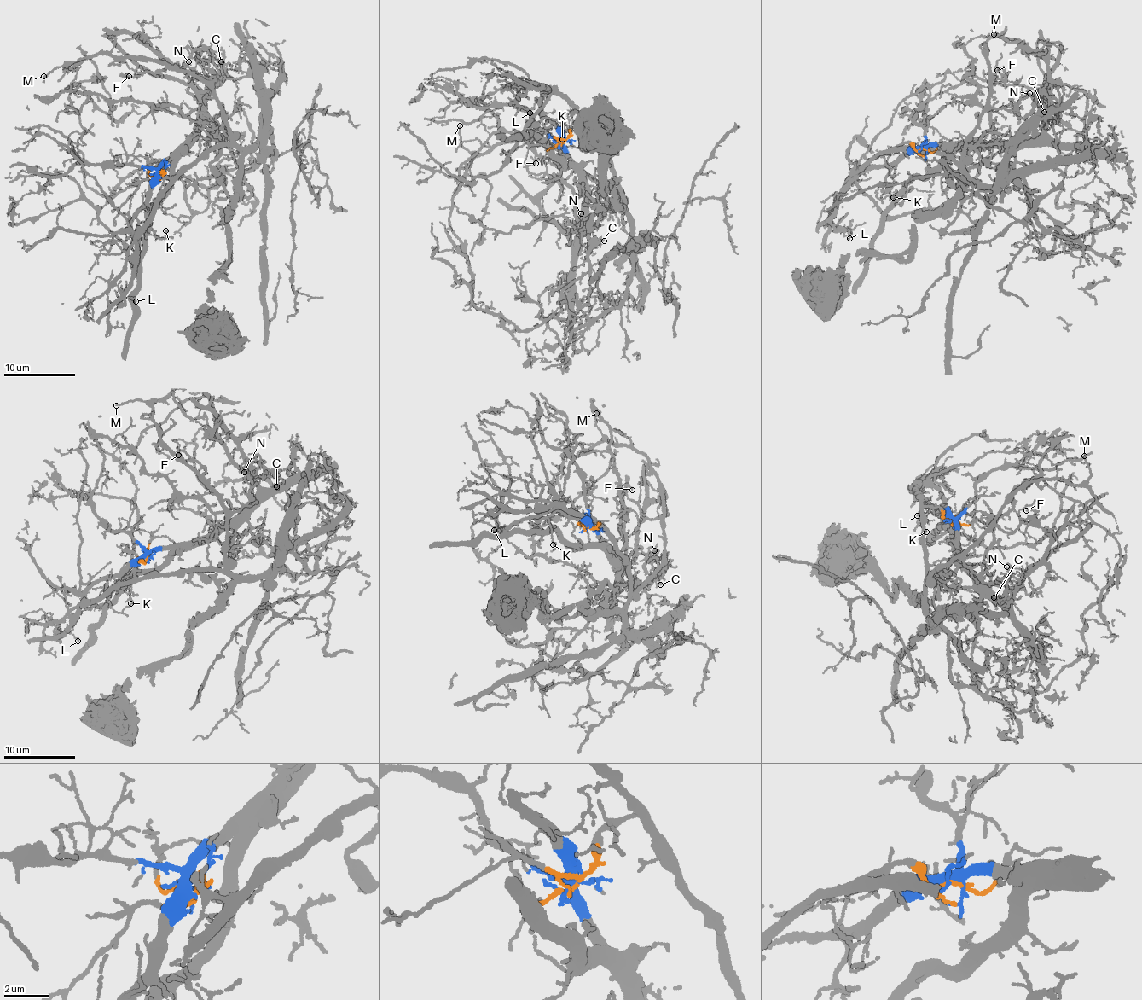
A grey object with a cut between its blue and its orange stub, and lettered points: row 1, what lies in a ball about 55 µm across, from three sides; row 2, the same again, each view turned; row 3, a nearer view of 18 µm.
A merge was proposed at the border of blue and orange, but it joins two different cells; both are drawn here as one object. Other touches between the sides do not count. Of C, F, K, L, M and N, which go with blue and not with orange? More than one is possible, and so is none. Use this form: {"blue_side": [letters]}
{"blue_side": ["C", "K", "L", "N"]}

